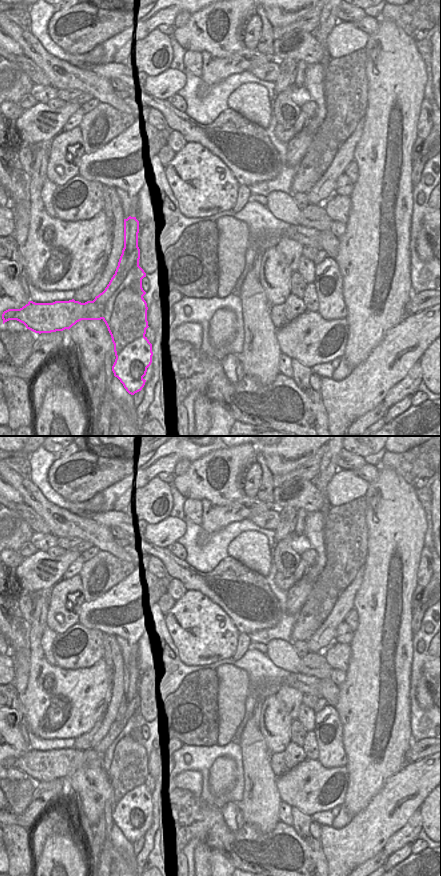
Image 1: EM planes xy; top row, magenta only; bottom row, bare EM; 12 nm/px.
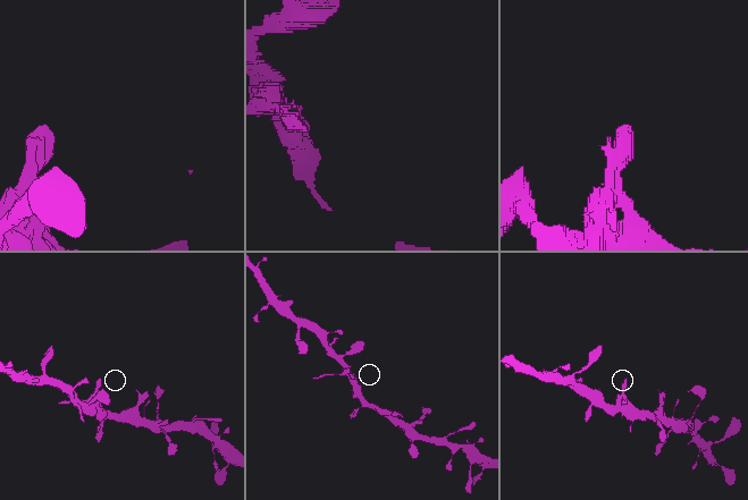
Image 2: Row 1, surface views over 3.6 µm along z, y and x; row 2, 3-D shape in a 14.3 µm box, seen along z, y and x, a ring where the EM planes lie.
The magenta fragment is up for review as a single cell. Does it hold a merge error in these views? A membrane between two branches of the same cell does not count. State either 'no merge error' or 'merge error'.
merge error

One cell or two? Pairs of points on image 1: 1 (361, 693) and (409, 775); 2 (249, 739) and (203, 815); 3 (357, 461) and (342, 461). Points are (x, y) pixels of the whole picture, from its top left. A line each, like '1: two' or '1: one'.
1: two
2: two
3: one

